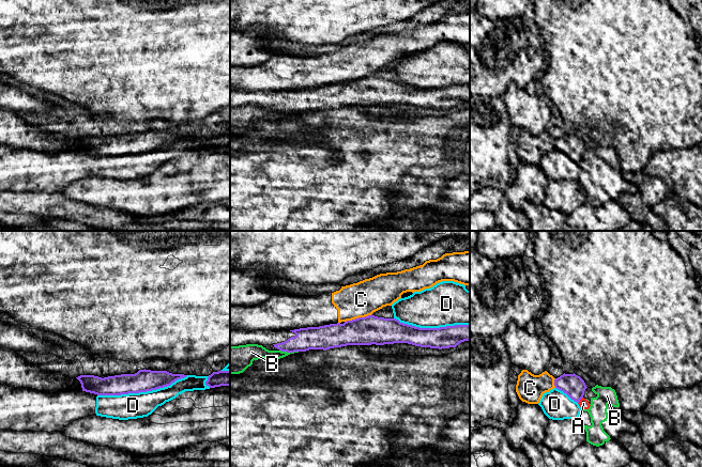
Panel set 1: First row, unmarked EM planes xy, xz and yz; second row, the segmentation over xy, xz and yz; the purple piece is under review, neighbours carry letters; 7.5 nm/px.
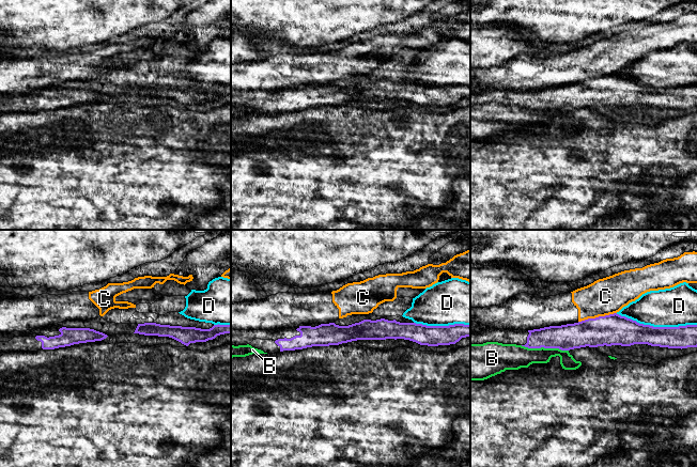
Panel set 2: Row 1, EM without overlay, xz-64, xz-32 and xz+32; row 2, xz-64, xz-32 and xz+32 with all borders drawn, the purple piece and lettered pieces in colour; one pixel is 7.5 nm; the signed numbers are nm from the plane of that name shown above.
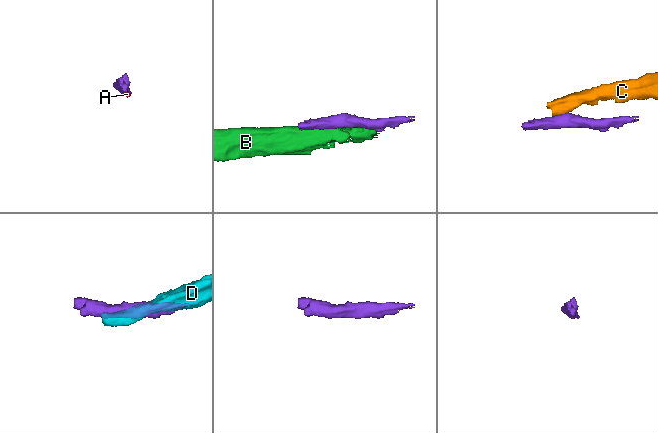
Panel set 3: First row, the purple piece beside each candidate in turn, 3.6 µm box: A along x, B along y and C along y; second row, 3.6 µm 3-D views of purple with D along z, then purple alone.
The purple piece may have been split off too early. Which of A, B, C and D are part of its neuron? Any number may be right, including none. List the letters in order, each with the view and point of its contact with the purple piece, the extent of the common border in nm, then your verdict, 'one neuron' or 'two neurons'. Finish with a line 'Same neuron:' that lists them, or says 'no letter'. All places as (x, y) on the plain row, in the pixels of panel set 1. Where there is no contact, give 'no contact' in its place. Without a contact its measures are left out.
A: yz (580, 159) | 70 nm | two neurons
B: xz (289, 112) | 140 nm | two neurons
C: xz (359, 78) | 220 nm | two neurons
D: xy (142, 152) | 700 nm | two neurons
Same neuron: no letter

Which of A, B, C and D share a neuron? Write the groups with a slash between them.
A B / C / D

